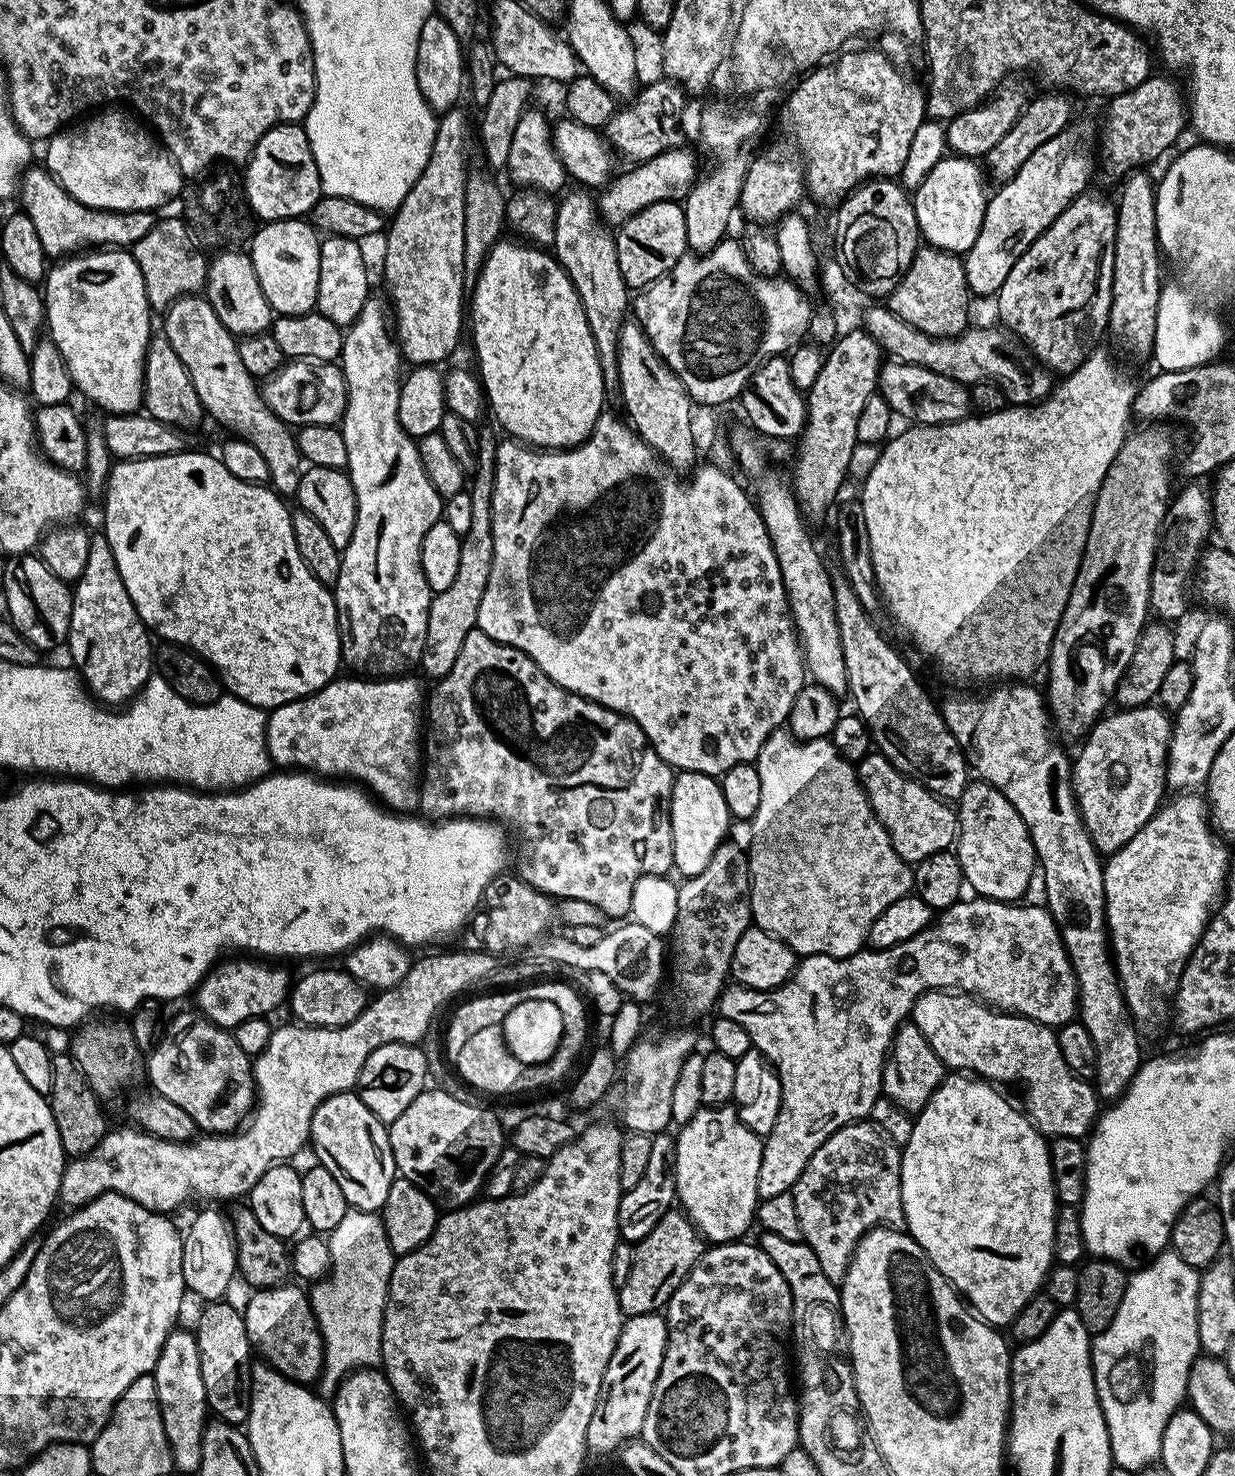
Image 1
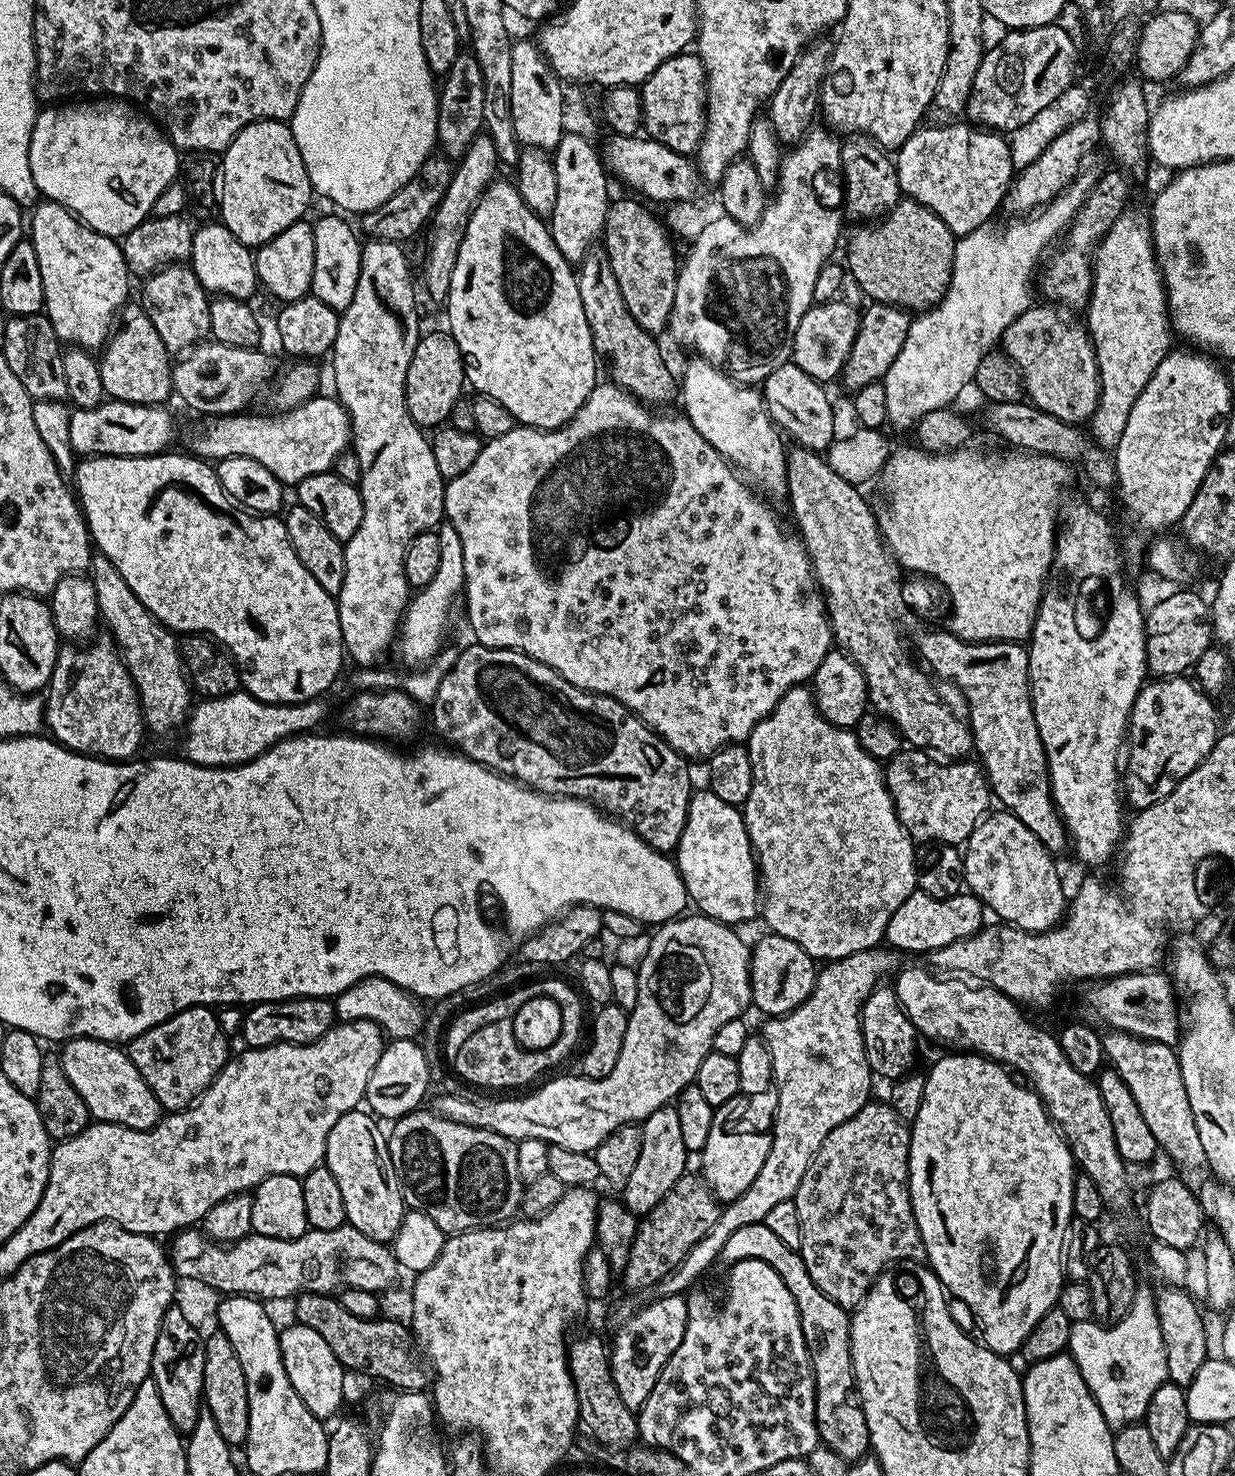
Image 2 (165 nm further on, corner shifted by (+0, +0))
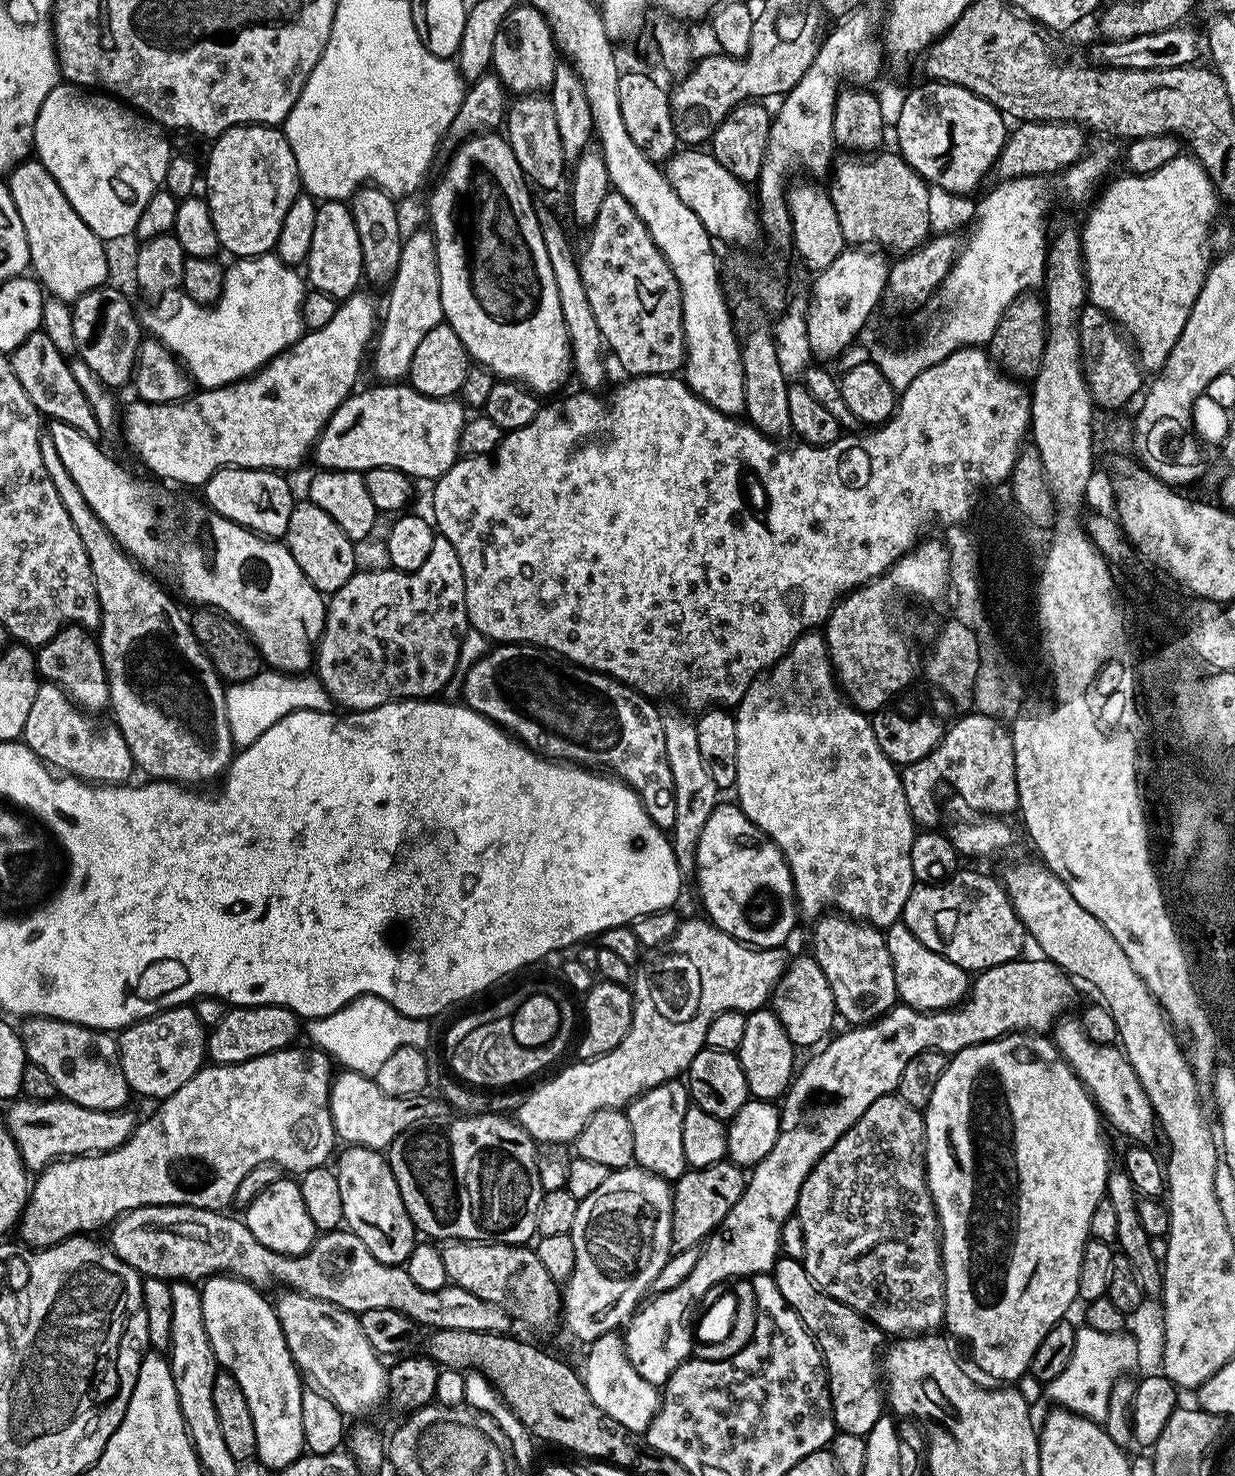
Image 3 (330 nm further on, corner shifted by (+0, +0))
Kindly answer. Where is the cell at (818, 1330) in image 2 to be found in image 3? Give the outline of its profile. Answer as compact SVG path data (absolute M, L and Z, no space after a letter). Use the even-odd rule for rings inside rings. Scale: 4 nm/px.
M781 1255L770 1275L774 1282L778 1282L782 1298L790 1302L798 1318L802 1318L805 1330L820 1348L824 1368L828 1371L832 1417L837 1429L846 1434L867 1436L870 1430L874 1430L874 1422L878 1422L886 1408L886 1396L882 1391L882 1368L878 1363L878 1357L886 1344L885 1333L859 1316L850 1306L827 1296L812 1281L810 1274L806 1274L801 1261Z

